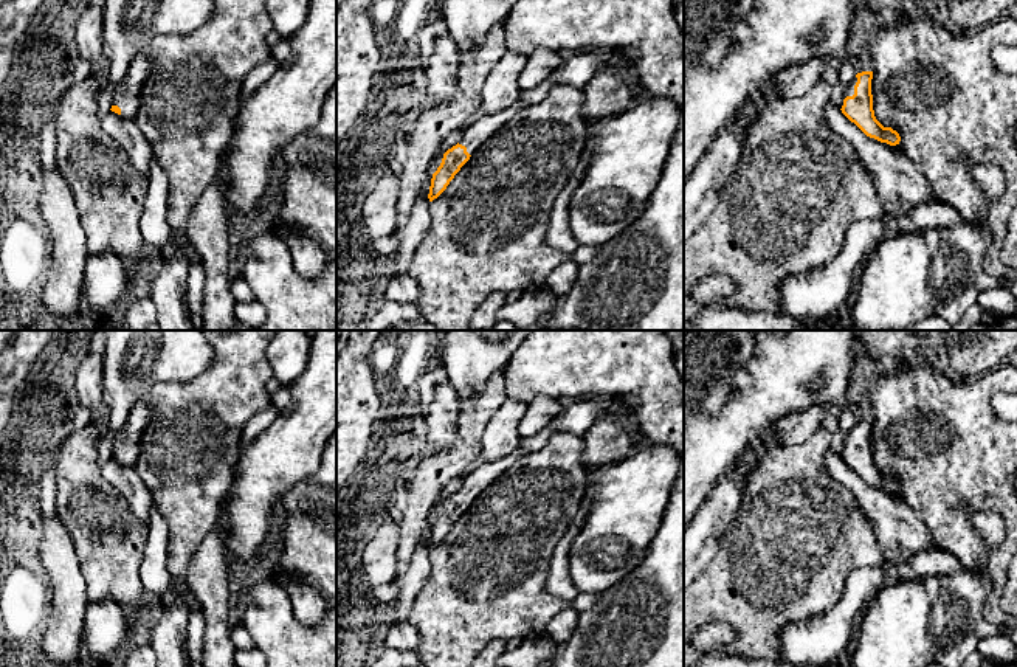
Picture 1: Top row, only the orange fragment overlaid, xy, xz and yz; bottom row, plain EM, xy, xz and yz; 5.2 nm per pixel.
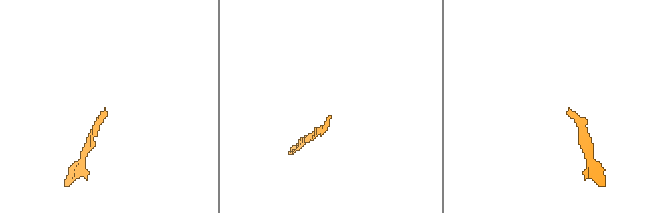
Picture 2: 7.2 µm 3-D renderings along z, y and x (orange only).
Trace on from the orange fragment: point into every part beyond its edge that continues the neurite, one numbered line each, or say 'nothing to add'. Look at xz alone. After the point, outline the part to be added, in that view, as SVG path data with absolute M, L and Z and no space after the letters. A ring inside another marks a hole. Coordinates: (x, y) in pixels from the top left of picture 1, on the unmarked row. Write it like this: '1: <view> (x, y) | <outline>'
1: xz (475, 483) | M516 450L512 454L490 462L479 465L471 473L464 478L464 484L460 486L459 492L467 495L467 499L473 503L487 487L490 487L515 461L522 458L524 454Z

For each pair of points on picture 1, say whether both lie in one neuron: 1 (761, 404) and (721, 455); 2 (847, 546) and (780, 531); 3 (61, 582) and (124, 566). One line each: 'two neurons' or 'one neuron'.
1: one neuron
2: one neuron
3: two neurons

